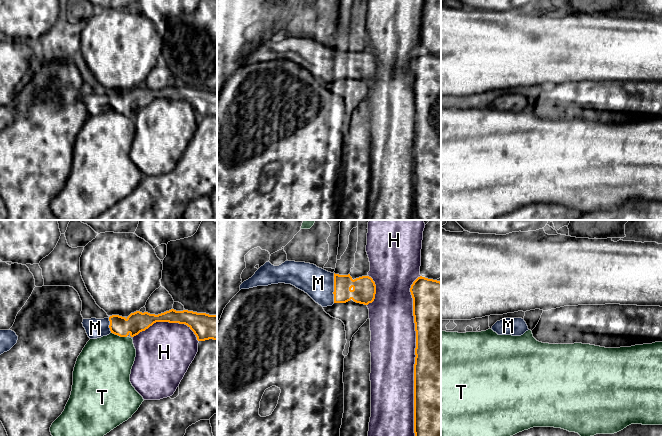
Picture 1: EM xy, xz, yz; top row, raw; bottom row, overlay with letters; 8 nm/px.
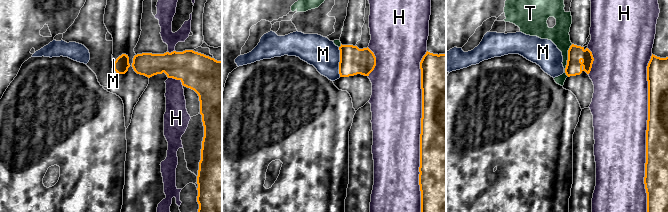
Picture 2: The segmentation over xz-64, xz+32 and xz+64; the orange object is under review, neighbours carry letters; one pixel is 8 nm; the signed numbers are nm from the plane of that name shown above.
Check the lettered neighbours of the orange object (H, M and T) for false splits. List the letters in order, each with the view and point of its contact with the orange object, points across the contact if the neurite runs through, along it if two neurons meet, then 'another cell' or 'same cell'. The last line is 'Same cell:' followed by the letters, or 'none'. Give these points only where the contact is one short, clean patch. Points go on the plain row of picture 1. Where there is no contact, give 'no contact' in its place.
H: meets orange in xz at (416, 132); another cell
M: meets orange in xz at (334, 64); runs through xz (364, 65), (342, 69), (334, 64), (325, 64), (318, 59); same cell
T: meets orange in xy at (119, 111); border along xy (111, 108), (120, 112), (127, 112); another cell
Same cell: M

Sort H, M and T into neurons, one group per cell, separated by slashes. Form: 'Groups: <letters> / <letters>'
Groups: H / M / T

